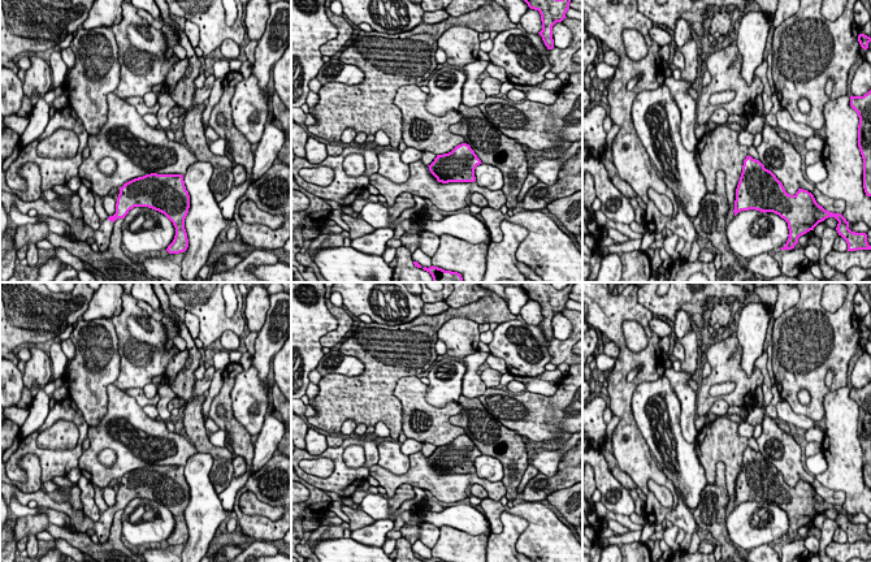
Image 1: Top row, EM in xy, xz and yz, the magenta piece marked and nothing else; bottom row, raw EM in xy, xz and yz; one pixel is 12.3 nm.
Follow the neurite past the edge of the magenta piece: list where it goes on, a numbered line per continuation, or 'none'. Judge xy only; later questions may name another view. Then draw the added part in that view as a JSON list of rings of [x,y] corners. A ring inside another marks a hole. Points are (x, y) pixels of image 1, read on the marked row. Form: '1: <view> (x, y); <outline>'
1: xy (79, 230); [[[0,190],[0,203],[4,206],[8,215],[10,208],[16,206],[21,213],[27,213],[30,209],[35,209],[40,216],[64,220],[69,224],[70,235],[74,239],[86,242],[87,238],[94,238],[101,252],[107,251],[109,247],[114,222],[108,219],[100,222],[98,230],[94,230],[83,221],[83,219],[74,219],[72,213],[66,211],[55,211],[44,198],[34,202],[23,202],[20,198]]]

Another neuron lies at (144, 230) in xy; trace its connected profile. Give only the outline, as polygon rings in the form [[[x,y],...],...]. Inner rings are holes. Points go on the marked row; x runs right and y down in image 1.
[[[134,207],[122,222],[122,245],[131,255],[159,254],[173,242],[176,228],[161,212]]]

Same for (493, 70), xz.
[[[489,61],[486,66],[486,72],[490,77],[499,79],[502,83],[508,81],[506,75],[506,70],[500,66],[494,65],[493,62]]]

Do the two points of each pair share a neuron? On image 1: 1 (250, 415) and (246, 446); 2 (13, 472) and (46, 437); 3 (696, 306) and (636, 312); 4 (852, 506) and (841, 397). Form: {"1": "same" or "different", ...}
{"1": "different", "2": "different", "3": "different", "4": "same"}

